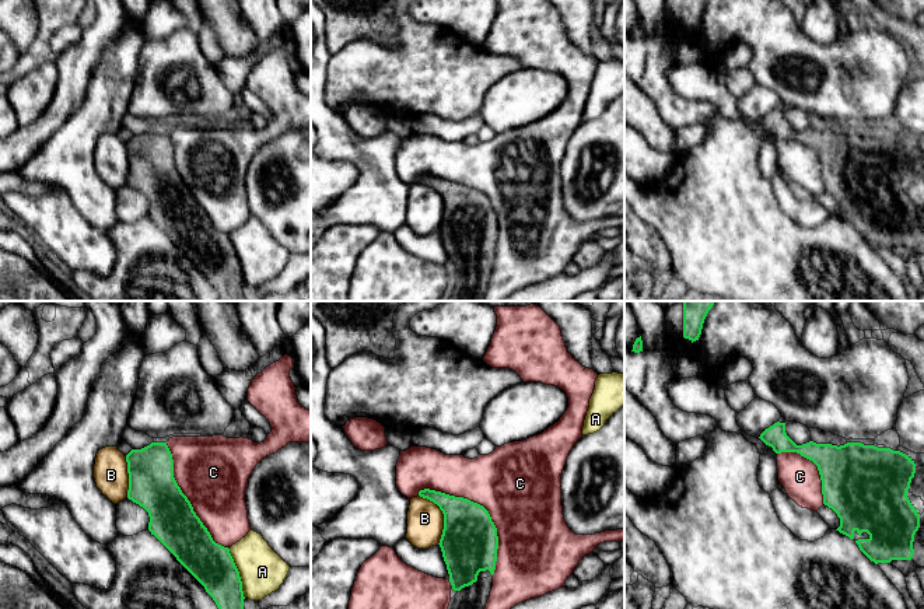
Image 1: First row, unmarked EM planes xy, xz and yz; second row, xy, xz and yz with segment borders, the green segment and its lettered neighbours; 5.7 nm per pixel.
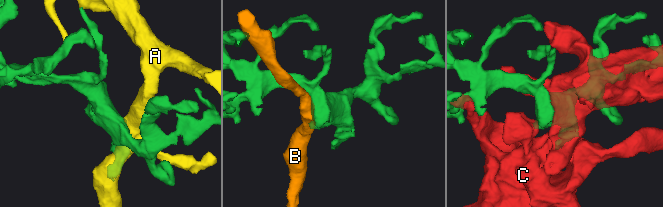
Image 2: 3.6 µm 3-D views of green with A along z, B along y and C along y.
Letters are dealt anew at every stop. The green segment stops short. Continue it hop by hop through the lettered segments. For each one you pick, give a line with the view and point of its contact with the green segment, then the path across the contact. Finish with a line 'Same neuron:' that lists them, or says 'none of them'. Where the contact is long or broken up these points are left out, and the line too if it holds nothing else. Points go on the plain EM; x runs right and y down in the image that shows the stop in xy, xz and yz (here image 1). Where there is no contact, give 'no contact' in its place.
Same neuron: none of them

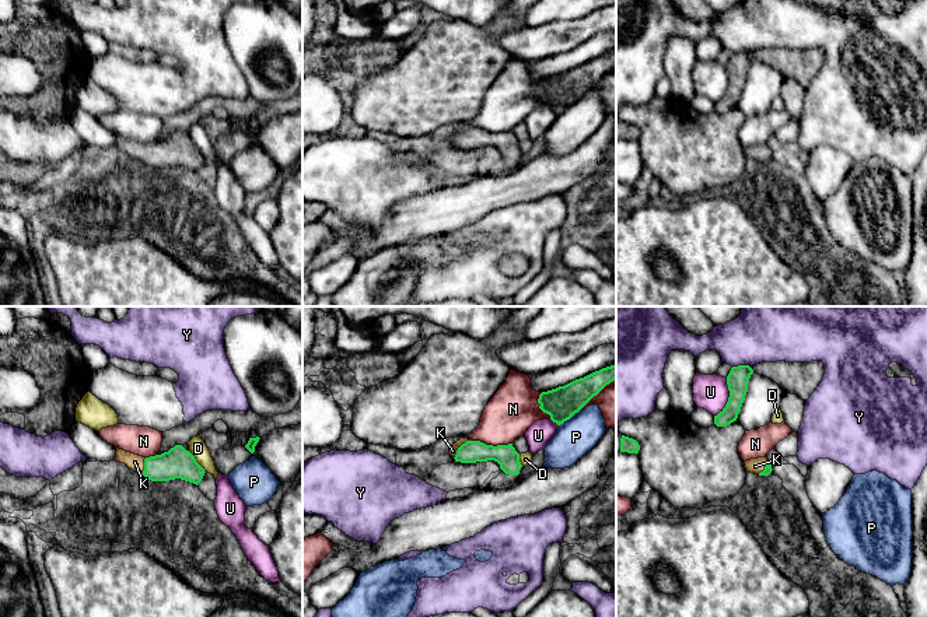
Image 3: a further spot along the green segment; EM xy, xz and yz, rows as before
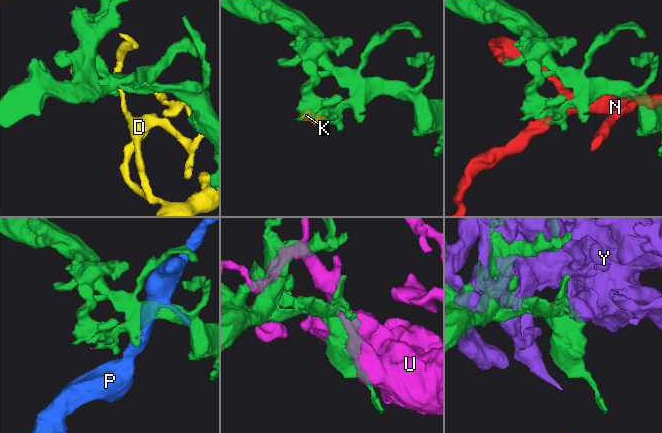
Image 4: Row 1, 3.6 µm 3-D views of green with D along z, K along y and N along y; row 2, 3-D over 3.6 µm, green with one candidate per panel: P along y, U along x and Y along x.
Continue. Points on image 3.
K: contact xz (459, 133)
Same neuron: K

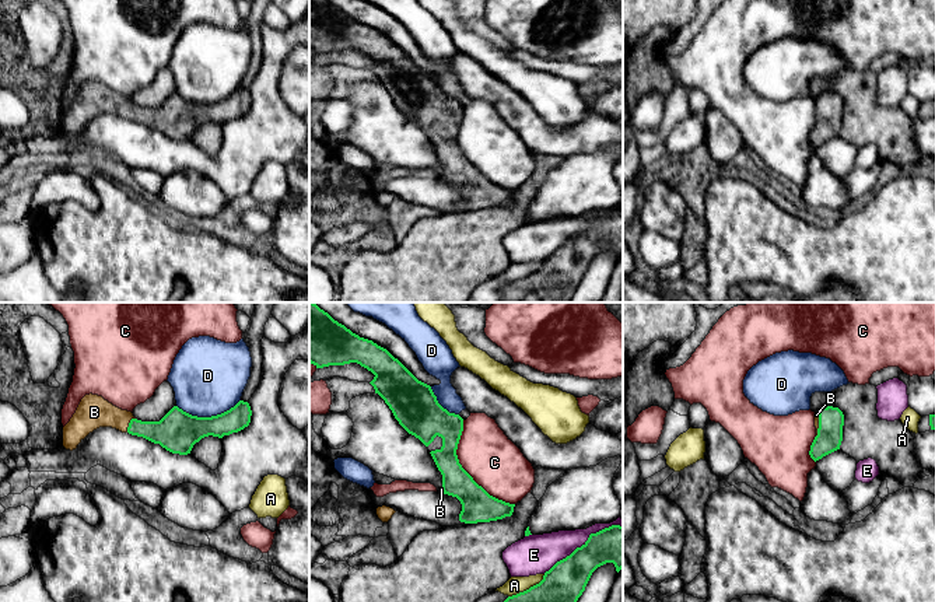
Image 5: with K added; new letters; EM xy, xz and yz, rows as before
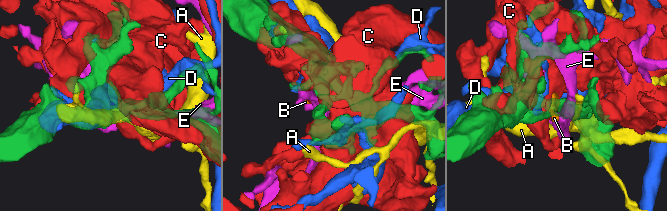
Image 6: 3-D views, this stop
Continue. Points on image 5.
B: contact xy (129, 111)
Same neuron: B

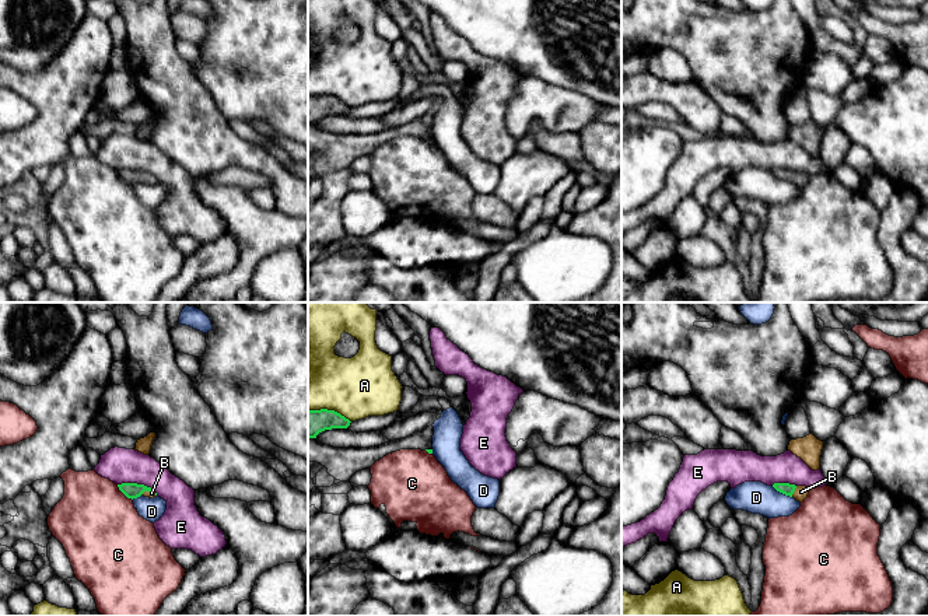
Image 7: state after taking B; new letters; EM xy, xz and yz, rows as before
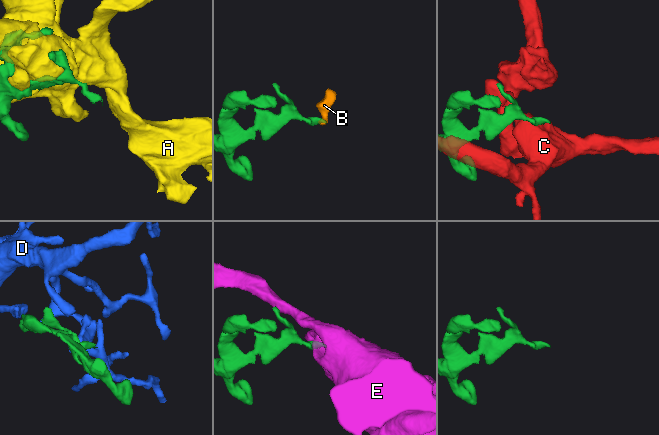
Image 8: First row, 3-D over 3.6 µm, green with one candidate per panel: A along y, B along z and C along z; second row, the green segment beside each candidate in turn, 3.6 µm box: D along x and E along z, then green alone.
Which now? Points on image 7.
B: contact yz (794, 177); way yz (787, 175), (794, 177), (801, 178)
Same neuron: B

